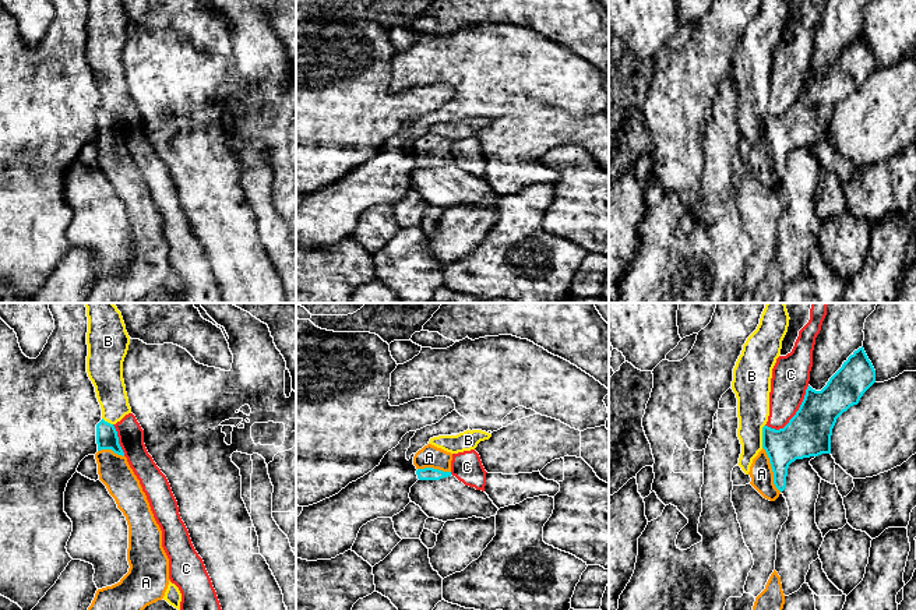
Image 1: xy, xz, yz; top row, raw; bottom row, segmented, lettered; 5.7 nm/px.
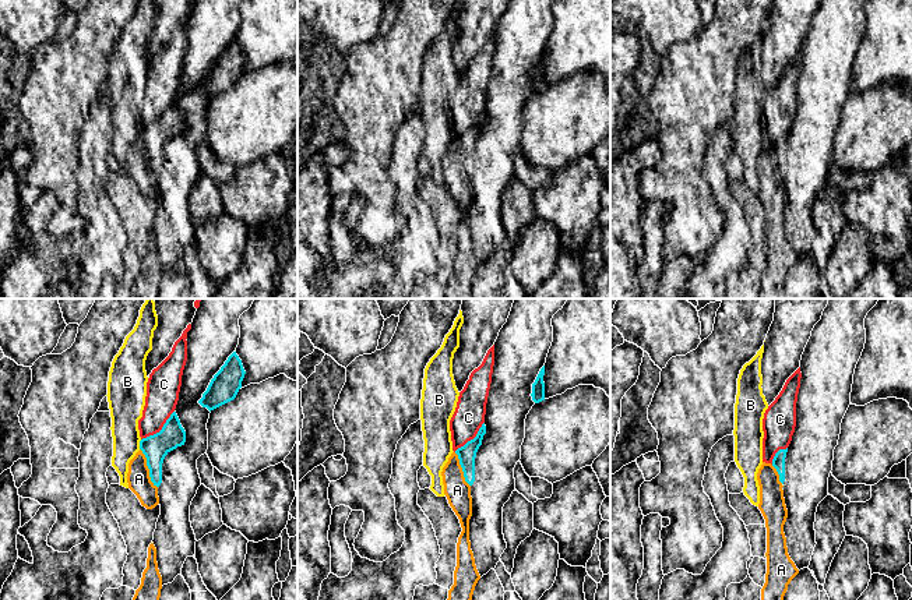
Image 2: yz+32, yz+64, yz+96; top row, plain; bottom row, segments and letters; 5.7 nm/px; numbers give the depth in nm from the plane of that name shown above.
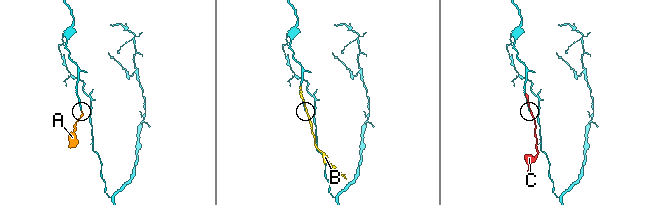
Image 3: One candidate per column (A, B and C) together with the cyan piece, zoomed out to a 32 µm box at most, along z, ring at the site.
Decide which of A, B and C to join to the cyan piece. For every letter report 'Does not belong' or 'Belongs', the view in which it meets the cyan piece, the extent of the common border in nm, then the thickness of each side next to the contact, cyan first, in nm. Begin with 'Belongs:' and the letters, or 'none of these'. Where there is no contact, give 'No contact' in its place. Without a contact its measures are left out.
Belongs: A
A: Belongs. Touches cyan in yz. Shared border 280 nm. Thickness 240 nm (cyan) against 130 nm
B: Does not belong. Touches cyan in yz. Shared border 140 nm. Thickness 260 nm (cyan) against 190 nm
C: Does not belong. Touches cyan in yz. Shared border 340 nm. Thickness 260 nm (cyan) against 220 nm

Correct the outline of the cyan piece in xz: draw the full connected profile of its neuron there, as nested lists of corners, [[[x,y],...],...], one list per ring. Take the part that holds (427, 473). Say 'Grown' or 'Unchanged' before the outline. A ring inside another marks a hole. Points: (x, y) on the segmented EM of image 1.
Grown. [[[431,444],[424,445],[413,456],[419,480],[440,480],[451,476],[452,454]]]

